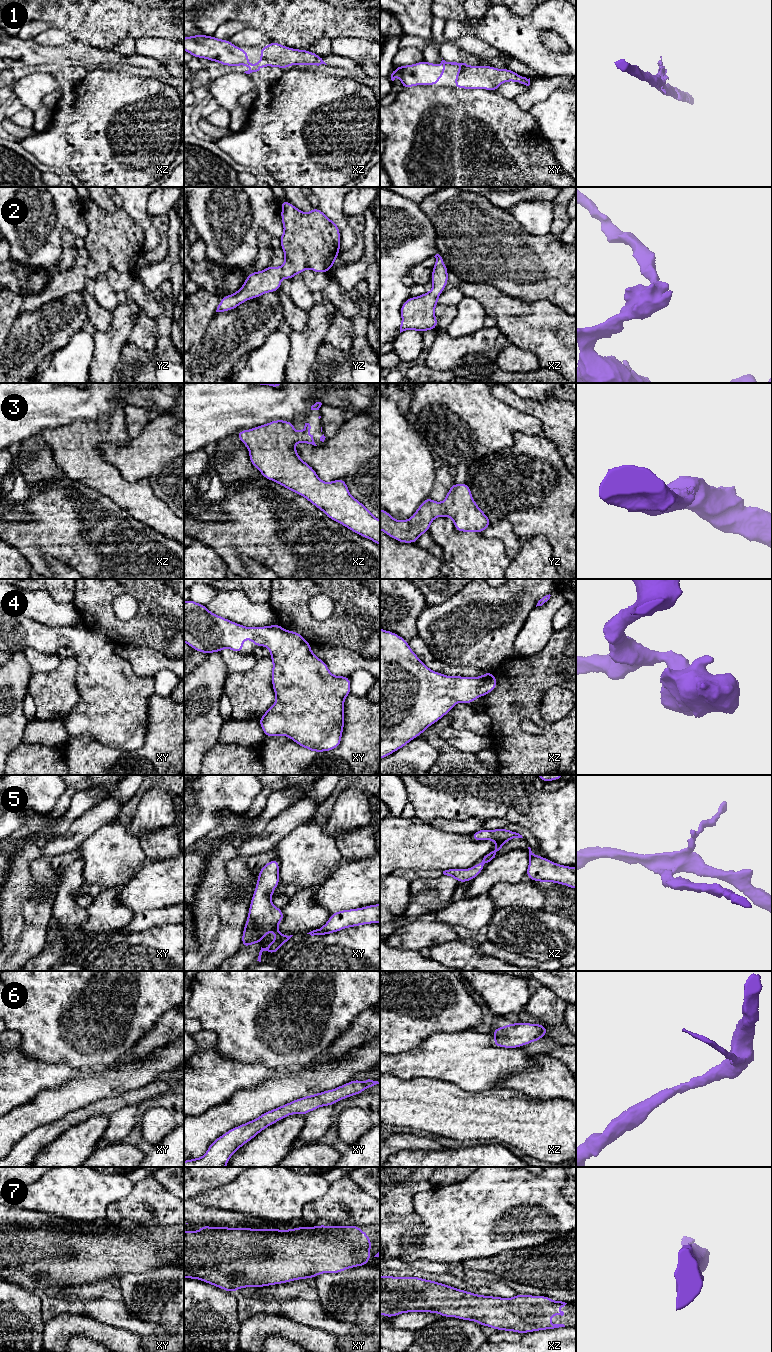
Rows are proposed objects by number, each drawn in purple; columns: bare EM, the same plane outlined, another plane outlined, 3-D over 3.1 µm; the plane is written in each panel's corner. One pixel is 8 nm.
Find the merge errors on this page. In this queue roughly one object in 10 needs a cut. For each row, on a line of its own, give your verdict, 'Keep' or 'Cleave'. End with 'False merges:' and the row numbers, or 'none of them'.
1: Keep
2: Keep
3: Keep
4: Keep
5: Keep
6: Keep
7: Keep
False merges: none of them

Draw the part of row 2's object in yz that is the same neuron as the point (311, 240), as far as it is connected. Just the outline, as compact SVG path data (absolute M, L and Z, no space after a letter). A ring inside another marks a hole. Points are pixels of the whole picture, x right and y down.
M283 200L281 204L281 220L284 232L279 237L281 248L285 254L284 265L273 265L259 272L248 274L242 287L231 295L222 297L216 312L230 311L249 299L258 298L268 292L276 292L281 288L283 277L293 279L295 274L302 274L307 268L315 273L324 273L331 270L340 252L341 235L337 224L330 220L319 208L312 208L309 213L304 213L289 201Z

